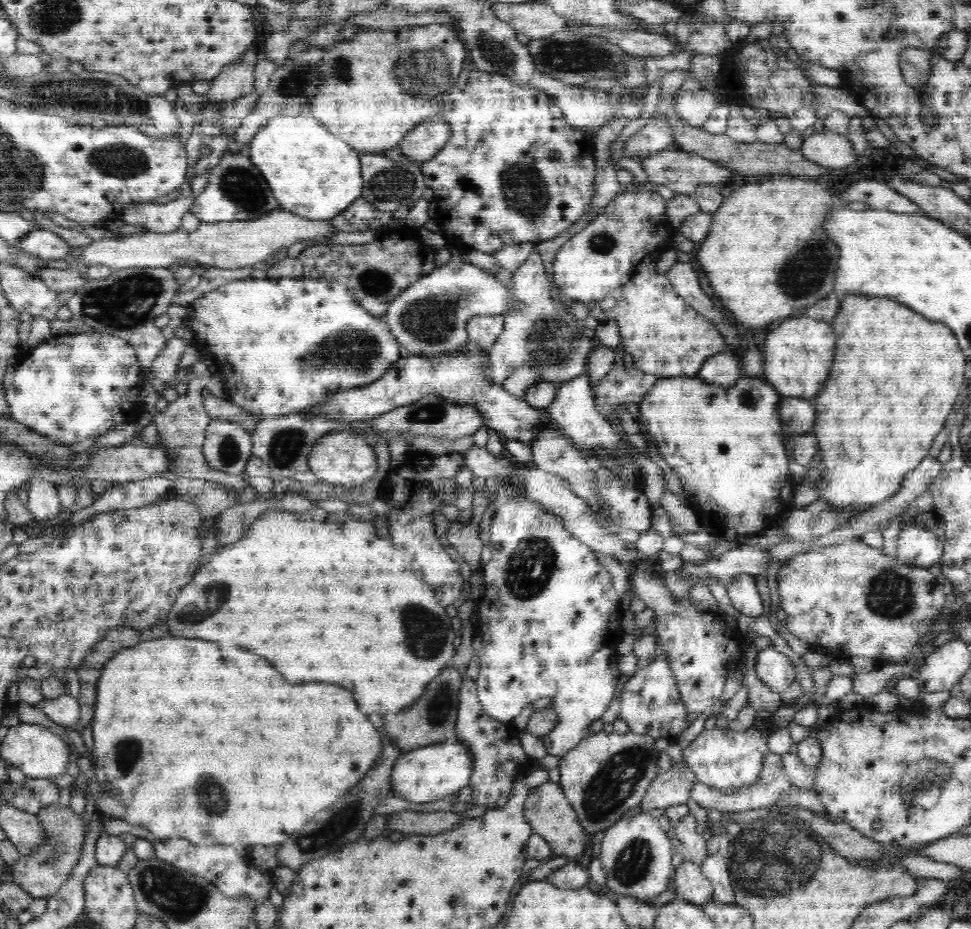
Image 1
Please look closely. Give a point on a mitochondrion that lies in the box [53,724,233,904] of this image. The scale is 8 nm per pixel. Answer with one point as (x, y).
(195, 796)

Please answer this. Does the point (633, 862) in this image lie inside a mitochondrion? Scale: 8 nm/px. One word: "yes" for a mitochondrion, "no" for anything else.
yes

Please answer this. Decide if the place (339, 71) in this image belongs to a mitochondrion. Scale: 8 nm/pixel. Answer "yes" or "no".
yes

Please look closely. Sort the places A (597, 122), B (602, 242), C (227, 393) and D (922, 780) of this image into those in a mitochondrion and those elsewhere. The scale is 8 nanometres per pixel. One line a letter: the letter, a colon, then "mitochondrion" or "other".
A: other
B: mitochondrion
C: other
D: mitochondrion

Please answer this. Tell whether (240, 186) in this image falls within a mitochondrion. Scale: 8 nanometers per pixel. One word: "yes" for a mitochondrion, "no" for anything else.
yes

